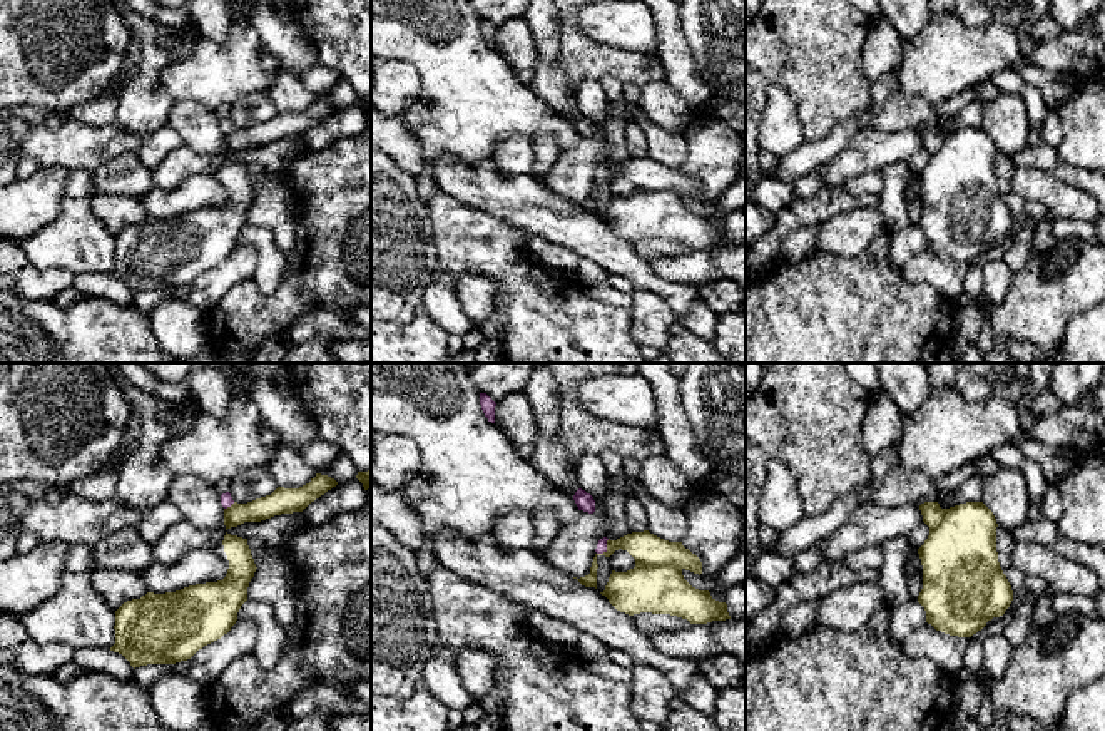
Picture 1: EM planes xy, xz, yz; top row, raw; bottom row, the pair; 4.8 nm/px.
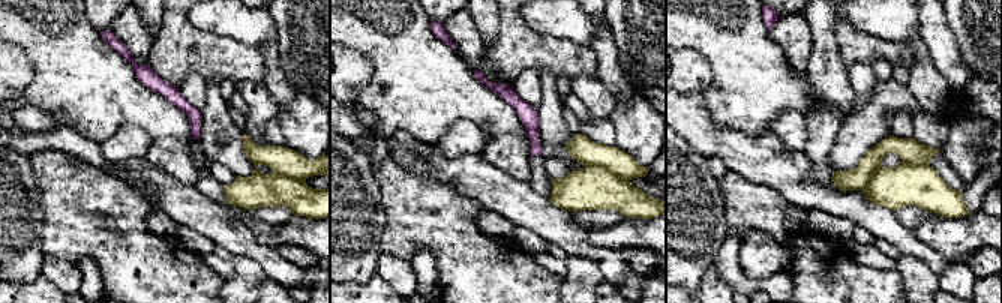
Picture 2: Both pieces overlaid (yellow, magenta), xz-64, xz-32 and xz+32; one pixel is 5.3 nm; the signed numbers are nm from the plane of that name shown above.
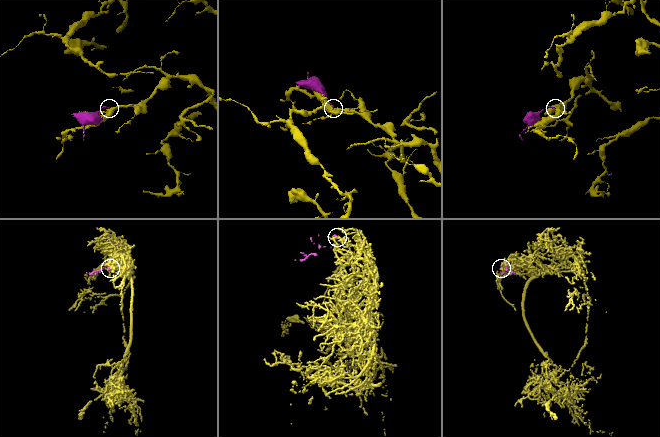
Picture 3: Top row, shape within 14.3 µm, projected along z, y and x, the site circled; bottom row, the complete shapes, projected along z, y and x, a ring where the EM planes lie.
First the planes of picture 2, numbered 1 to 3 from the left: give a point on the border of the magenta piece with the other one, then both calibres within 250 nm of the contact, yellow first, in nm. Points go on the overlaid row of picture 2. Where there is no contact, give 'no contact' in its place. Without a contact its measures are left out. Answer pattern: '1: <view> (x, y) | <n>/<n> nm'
1: no contact
2: no contact
3: no contact

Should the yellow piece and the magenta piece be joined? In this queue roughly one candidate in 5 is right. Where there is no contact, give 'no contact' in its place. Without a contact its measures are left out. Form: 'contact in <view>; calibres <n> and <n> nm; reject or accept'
contact in xz; calibres 220 and 50 nm; reject

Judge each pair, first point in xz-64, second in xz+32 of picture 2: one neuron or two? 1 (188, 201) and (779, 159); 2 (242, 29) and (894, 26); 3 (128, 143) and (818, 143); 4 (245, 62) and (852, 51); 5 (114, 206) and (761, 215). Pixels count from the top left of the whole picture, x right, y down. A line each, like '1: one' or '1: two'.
1: one
2: one
3: two
4: one
5: one

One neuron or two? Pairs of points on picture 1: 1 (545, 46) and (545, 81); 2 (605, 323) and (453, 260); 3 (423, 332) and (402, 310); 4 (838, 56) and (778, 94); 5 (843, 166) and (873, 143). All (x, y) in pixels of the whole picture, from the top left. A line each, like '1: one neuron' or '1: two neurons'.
1: one neuron
2: one neuron
3: two neurons
4: two neurons
5: one neuron

